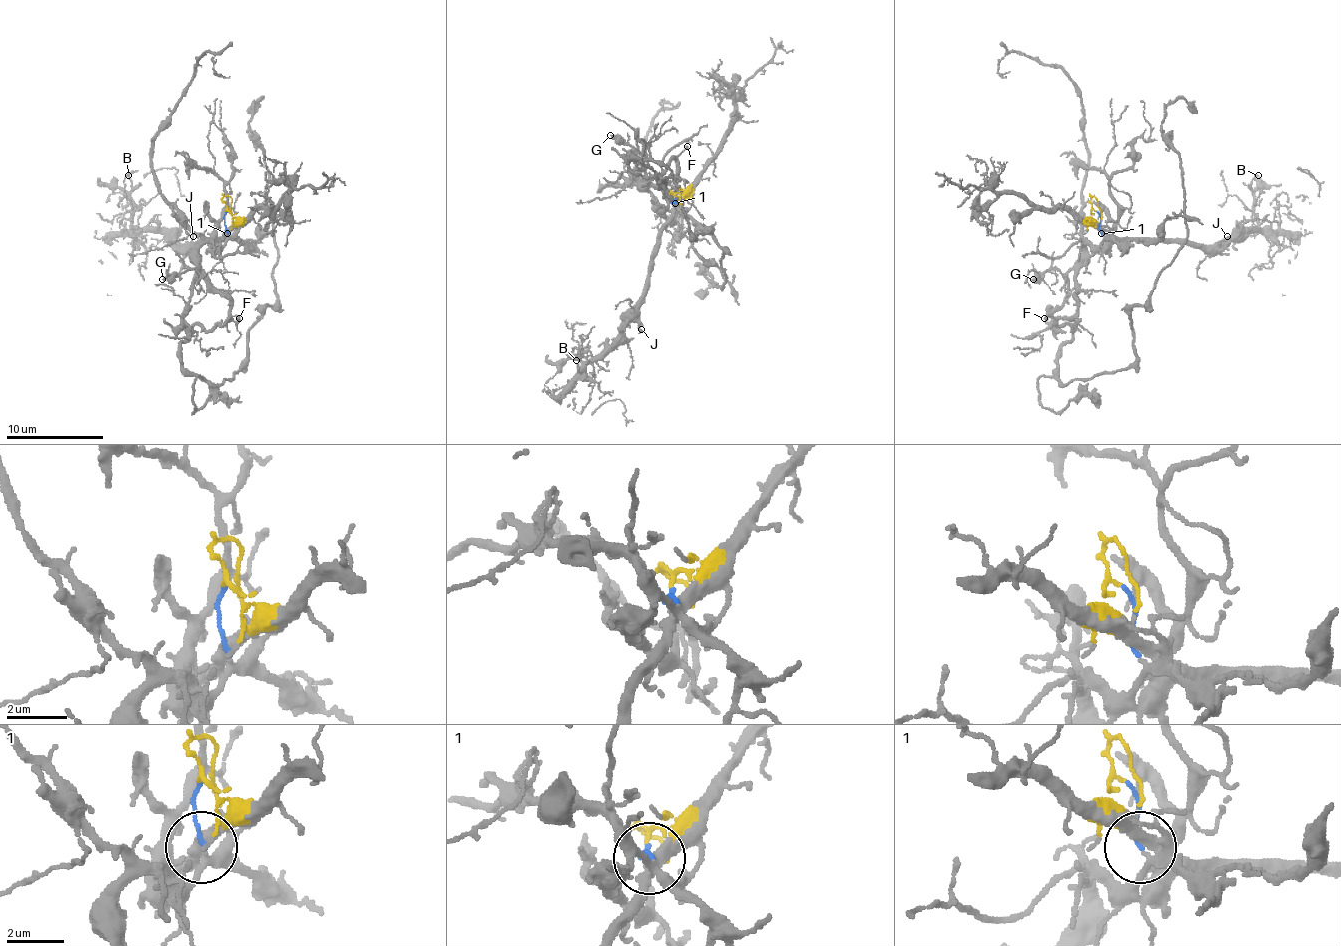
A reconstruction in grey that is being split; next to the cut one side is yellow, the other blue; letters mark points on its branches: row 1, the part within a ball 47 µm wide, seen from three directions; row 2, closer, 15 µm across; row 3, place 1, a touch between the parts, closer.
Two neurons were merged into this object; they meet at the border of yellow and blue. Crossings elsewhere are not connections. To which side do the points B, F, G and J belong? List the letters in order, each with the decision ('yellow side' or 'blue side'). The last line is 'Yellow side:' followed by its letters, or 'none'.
B: yellow side
F: blue side
G: blue side
J: yellow side
Yellow side: B, J

